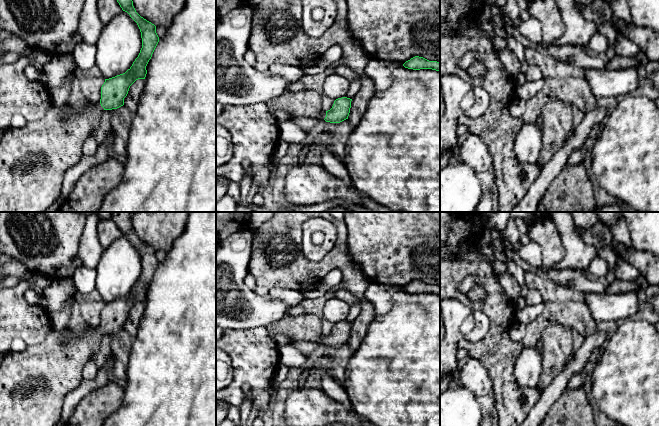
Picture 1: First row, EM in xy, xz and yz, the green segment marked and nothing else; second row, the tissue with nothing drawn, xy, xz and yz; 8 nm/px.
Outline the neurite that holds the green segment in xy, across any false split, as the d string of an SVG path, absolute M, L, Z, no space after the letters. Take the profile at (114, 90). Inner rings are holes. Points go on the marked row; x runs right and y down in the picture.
M117 0L123 11L137 23L142 38L142 48L132 66L123 74L105 79L101 87L101 99L99 103L89 102L83 109L72 105L65 105L62 108L51 105L36 120L27 122L24 127L9 127L3 132L0 140L0 212L44 212L60 196L63 184L63 177L68 169L74 167L83 156L83 145L86 139L97 129L100 116L103 110L117 109L124 105L124 98L127 96L130 86L138 79L145 79L146 66L159 42L156 33L156 26L141 17L135 10L132 0Z

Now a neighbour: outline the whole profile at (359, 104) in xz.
M365 73L360 76L361 87L352 98L348 121L354 129L365 114L370 99L374 96L375 86L373 81Z

